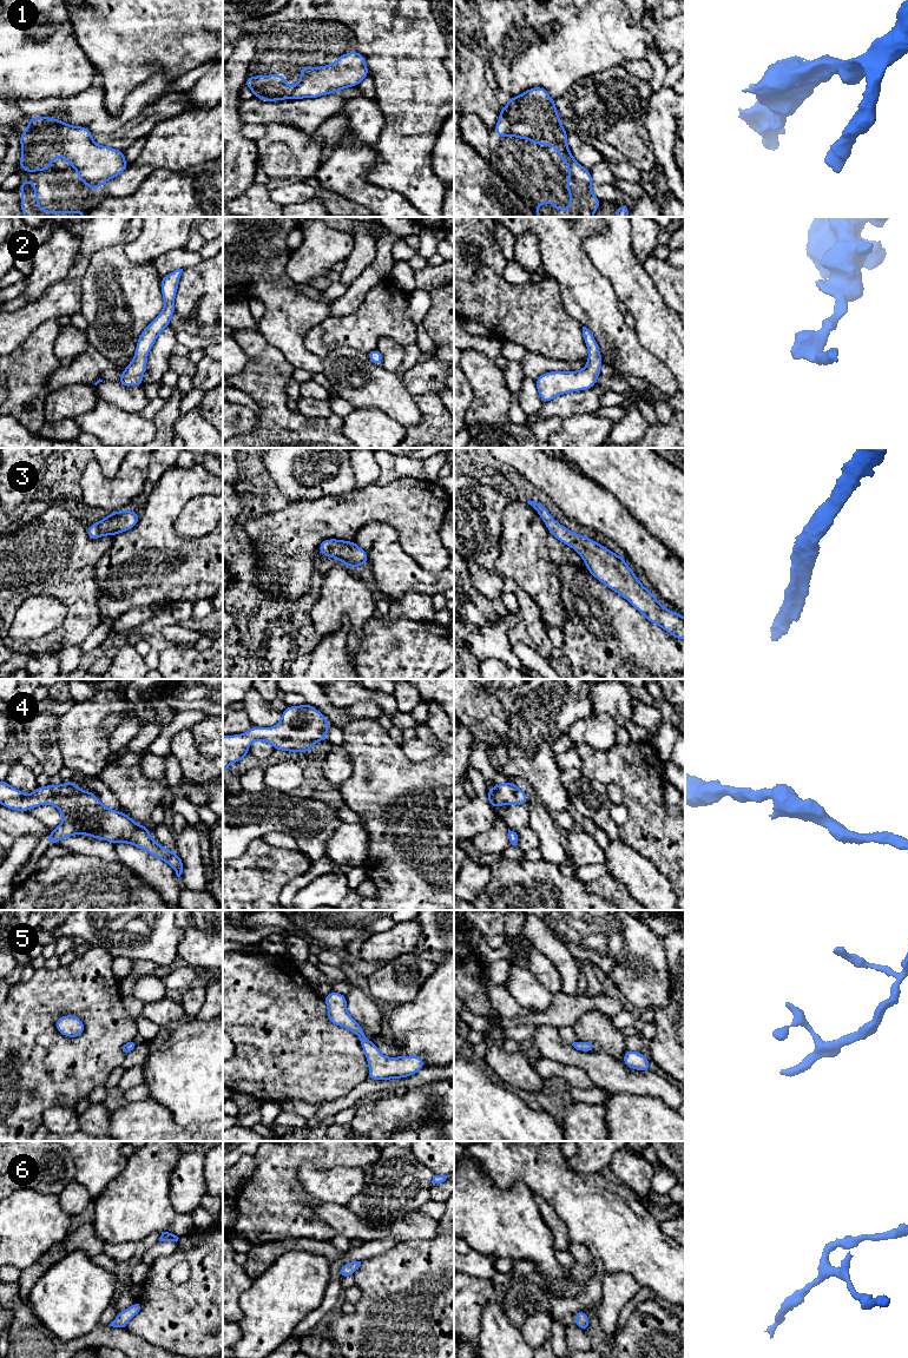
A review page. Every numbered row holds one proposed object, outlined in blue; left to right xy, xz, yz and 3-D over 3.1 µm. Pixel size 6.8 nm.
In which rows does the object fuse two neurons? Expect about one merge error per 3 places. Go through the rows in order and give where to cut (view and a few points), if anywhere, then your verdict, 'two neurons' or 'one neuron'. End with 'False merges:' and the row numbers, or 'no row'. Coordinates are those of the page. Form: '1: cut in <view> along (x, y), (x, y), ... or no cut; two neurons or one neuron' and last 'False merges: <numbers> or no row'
1: no cut; one neuron
2: no cut; one neuron
3: no cut; one neuron
4: no cut; one neuron
5: no cut; one neuron
6: no cut; one neuron
False merges: no row

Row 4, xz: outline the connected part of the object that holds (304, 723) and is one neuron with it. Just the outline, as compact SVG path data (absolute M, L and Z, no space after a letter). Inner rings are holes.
M309 704L288 706L281 713L276 726L252 726L246 733L223 736L223 774L230 764L246 758L248 749L255 740L268 741L275 750L300 753L311 752L312 743L327 739L329 723L316 707Z

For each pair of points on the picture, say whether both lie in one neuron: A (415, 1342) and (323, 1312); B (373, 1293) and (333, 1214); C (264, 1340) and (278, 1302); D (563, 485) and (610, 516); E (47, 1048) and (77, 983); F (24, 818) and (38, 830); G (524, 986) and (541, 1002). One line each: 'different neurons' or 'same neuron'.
A: different neurons
B: different neurons
C: same neuron
D: same neuron
E: same neuron
F: same neuron
G: same neuron

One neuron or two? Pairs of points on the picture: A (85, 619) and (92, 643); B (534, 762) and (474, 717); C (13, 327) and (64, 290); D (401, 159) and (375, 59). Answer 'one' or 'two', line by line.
A: two
B: two
C: one
D: one

